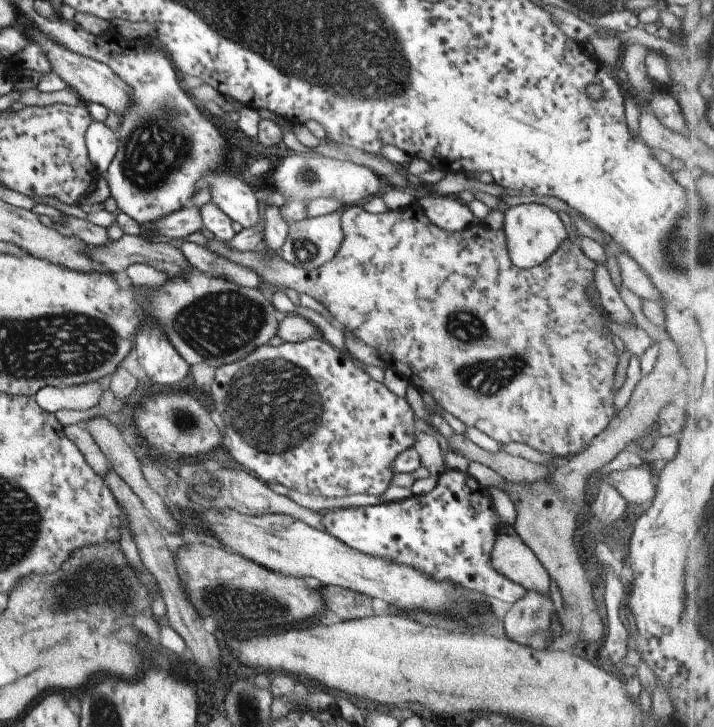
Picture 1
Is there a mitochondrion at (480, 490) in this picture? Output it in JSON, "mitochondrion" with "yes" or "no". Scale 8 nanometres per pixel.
{"mitochondrion":"no"}

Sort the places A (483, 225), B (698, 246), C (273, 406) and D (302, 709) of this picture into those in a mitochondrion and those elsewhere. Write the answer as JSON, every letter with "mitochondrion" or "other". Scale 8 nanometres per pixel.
{"A":"other","B":"mitochondrion","C":"mitochondrion","D":"other"}

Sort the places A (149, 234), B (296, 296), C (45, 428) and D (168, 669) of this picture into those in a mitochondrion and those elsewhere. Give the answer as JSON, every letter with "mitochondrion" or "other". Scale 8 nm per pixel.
{"A":"other","B":"other","C":"other","D":"other"}

